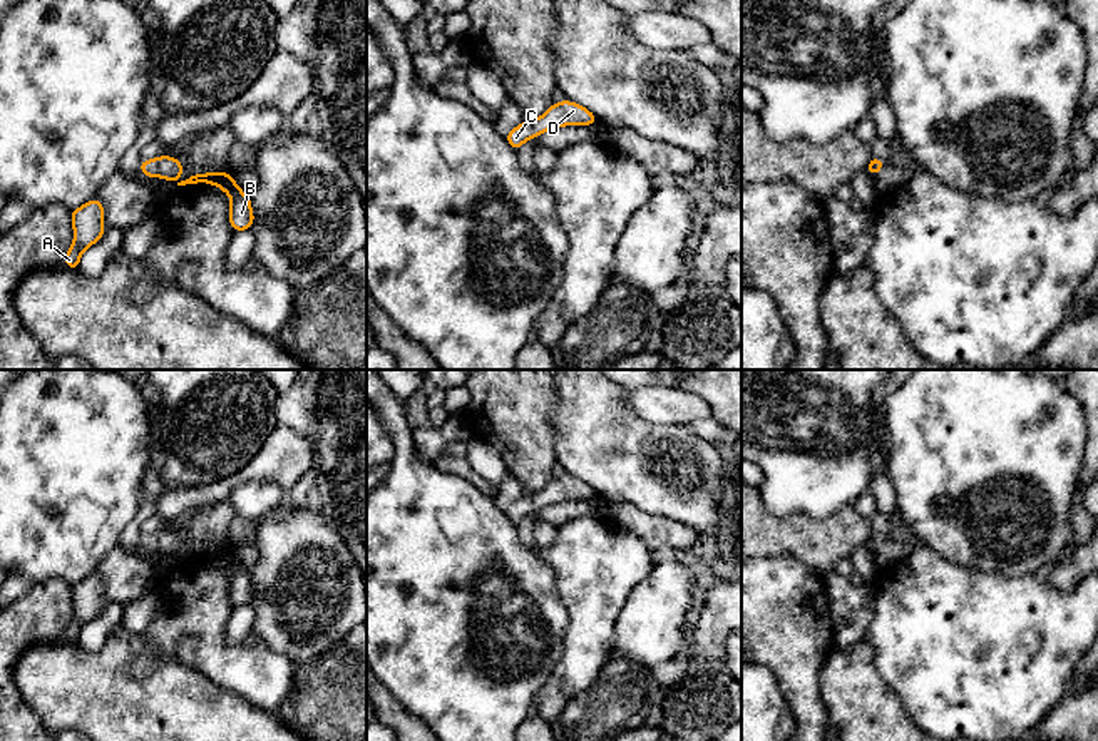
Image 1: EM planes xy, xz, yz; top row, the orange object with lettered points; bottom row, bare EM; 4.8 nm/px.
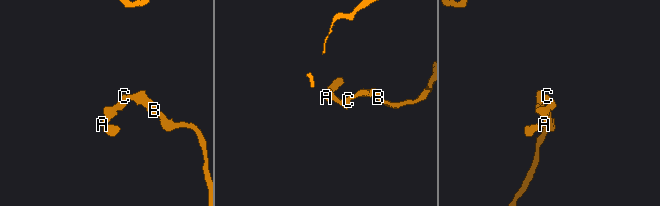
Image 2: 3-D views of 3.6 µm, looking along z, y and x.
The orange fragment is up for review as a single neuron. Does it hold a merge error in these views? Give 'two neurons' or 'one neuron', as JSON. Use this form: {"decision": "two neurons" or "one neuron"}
{"decision": "one neuron"}

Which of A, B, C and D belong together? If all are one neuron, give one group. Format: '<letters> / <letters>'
A B C D

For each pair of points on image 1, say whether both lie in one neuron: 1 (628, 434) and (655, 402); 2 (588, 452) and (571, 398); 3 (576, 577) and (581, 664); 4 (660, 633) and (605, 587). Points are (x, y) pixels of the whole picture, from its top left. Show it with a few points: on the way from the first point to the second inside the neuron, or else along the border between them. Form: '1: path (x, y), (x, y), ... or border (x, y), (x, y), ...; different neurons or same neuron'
1: border (625, 388), (625, 402), (643, 419), (680, 425); different neurons
2: path (588, 439), (588, 415), (584, 412); same neuron
3: path (581, 599), (581, 643); same neuron
4: border (650, 572), (631, 592), (618, 616), (615, 641); different neurons

